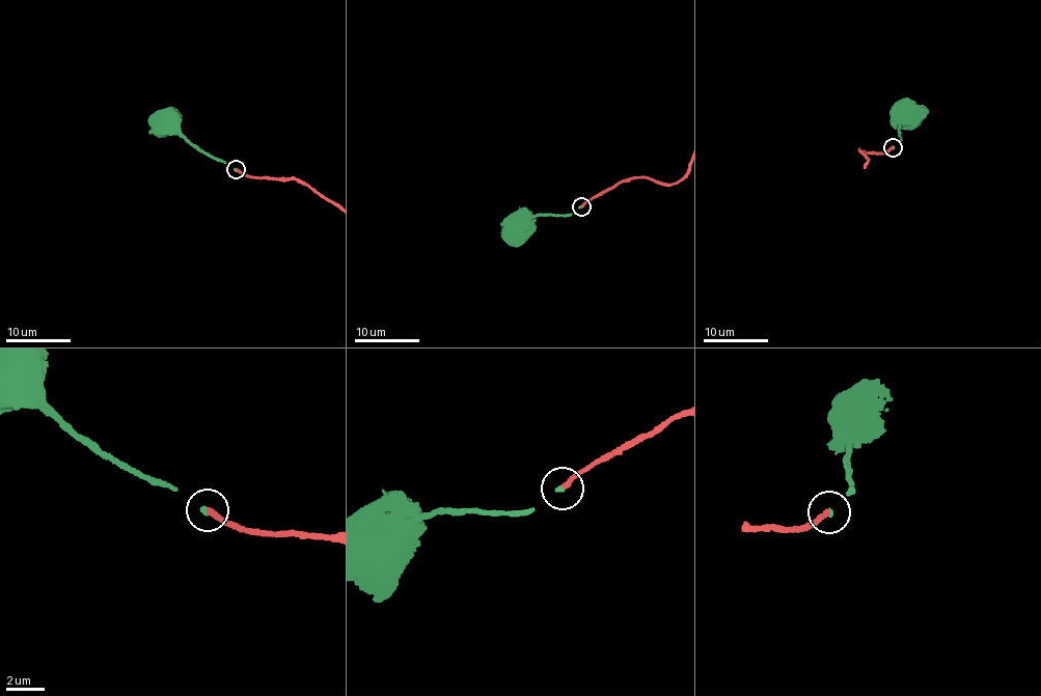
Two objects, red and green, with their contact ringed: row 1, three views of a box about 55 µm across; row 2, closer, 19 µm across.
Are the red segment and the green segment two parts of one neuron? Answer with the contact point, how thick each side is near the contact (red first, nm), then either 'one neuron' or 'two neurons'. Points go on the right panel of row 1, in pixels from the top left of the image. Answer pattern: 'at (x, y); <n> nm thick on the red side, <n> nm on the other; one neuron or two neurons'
at (893, 147); 280 nm thick on the red side, 190 nm on the other; one neuron

